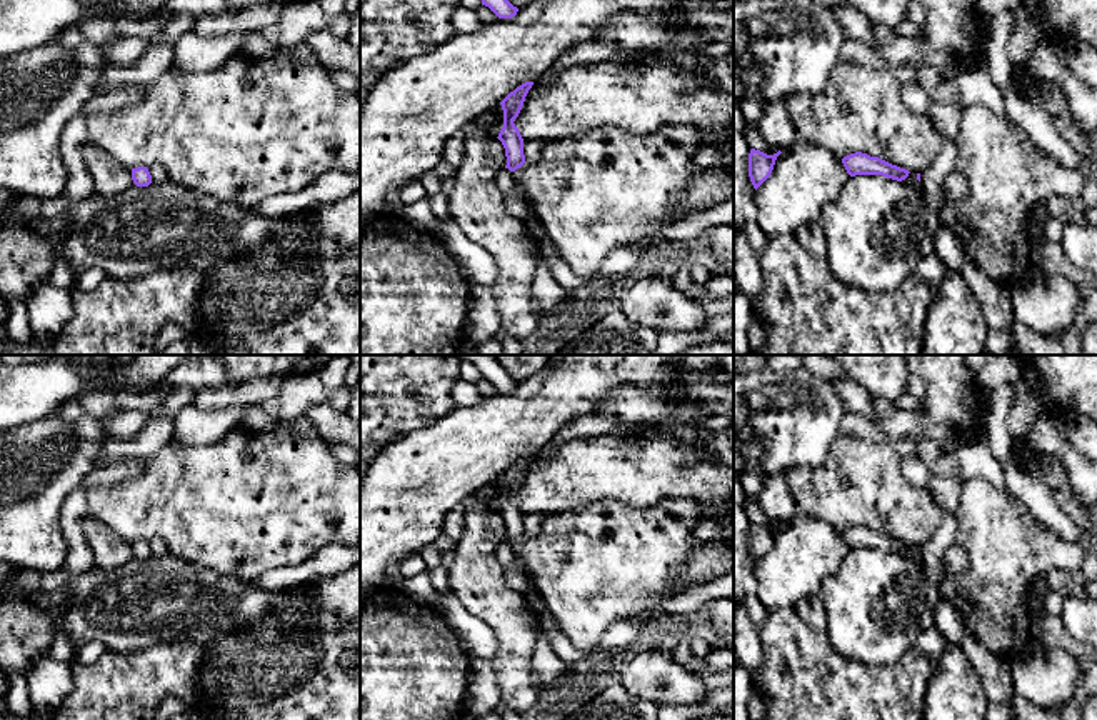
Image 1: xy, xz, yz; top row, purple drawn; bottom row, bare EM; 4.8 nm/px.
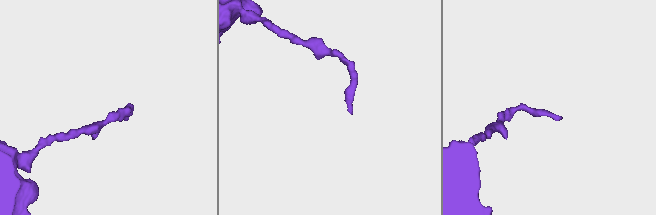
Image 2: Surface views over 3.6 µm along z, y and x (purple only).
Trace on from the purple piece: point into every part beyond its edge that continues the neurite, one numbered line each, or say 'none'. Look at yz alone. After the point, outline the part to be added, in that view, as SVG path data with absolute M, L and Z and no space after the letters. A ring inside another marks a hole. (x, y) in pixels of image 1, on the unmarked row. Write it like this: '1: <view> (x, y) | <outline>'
none

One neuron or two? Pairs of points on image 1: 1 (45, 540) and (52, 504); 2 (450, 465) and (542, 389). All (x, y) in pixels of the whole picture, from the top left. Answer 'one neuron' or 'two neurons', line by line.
1: one neuron
2: one neuron

